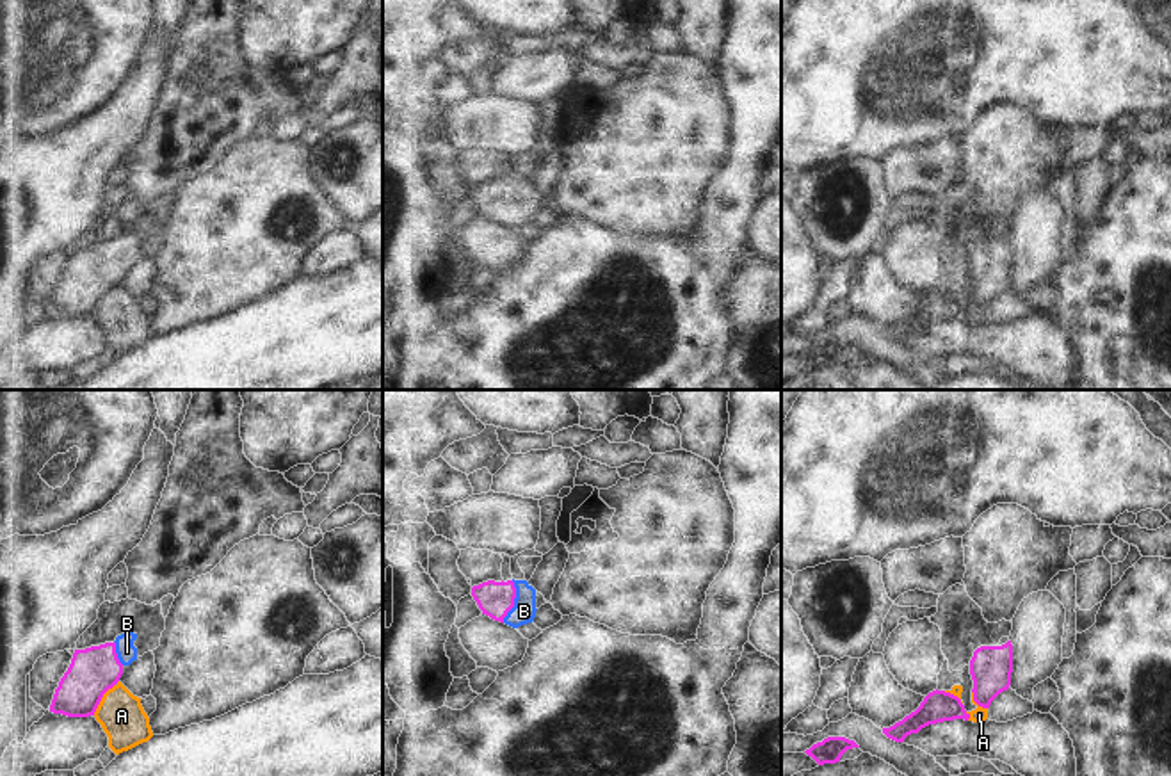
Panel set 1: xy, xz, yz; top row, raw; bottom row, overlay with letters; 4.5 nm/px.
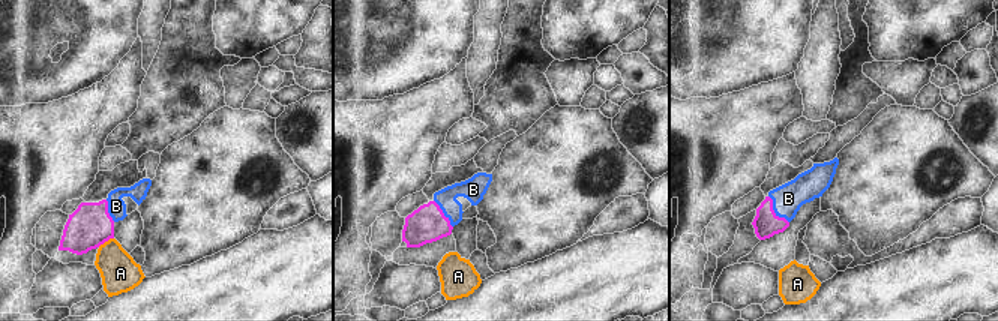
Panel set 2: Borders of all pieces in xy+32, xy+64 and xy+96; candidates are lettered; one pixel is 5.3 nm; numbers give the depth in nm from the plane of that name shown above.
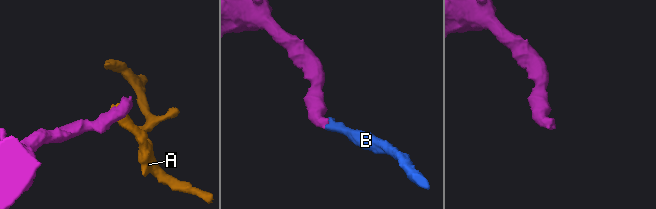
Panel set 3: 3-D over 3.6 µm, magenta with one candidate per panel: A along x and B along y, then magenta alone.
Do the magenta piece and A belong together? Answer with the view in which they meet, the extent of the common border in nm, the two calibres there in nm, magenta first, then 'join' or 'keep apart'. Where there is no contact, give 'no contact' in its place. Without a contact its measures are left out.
contact in xy; length 200 nm; calibres 220 and 200 nm; keep apart

